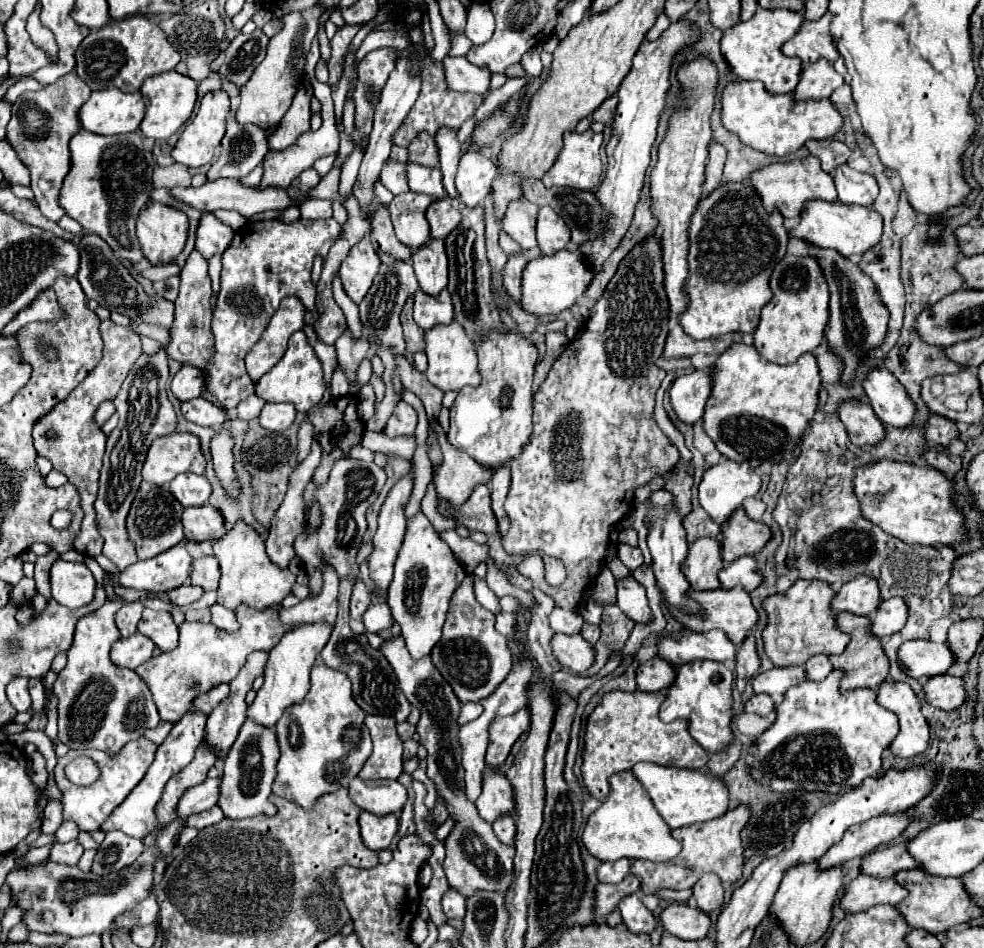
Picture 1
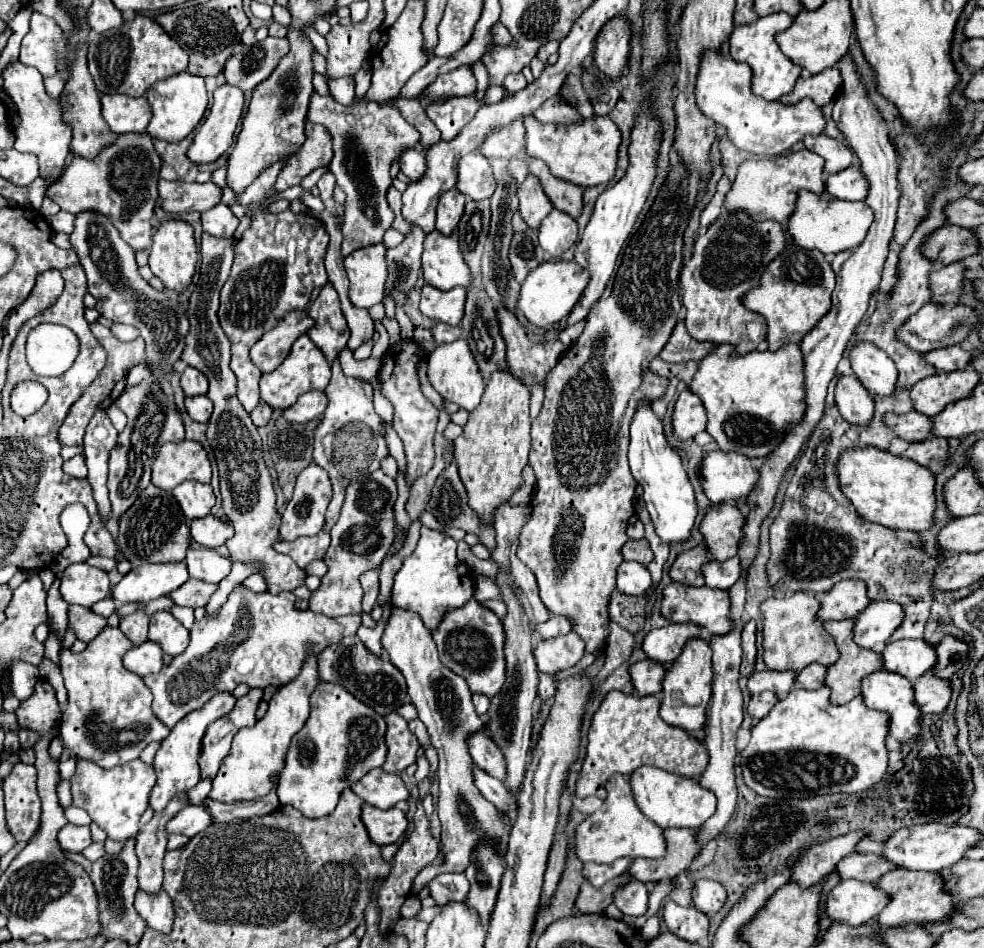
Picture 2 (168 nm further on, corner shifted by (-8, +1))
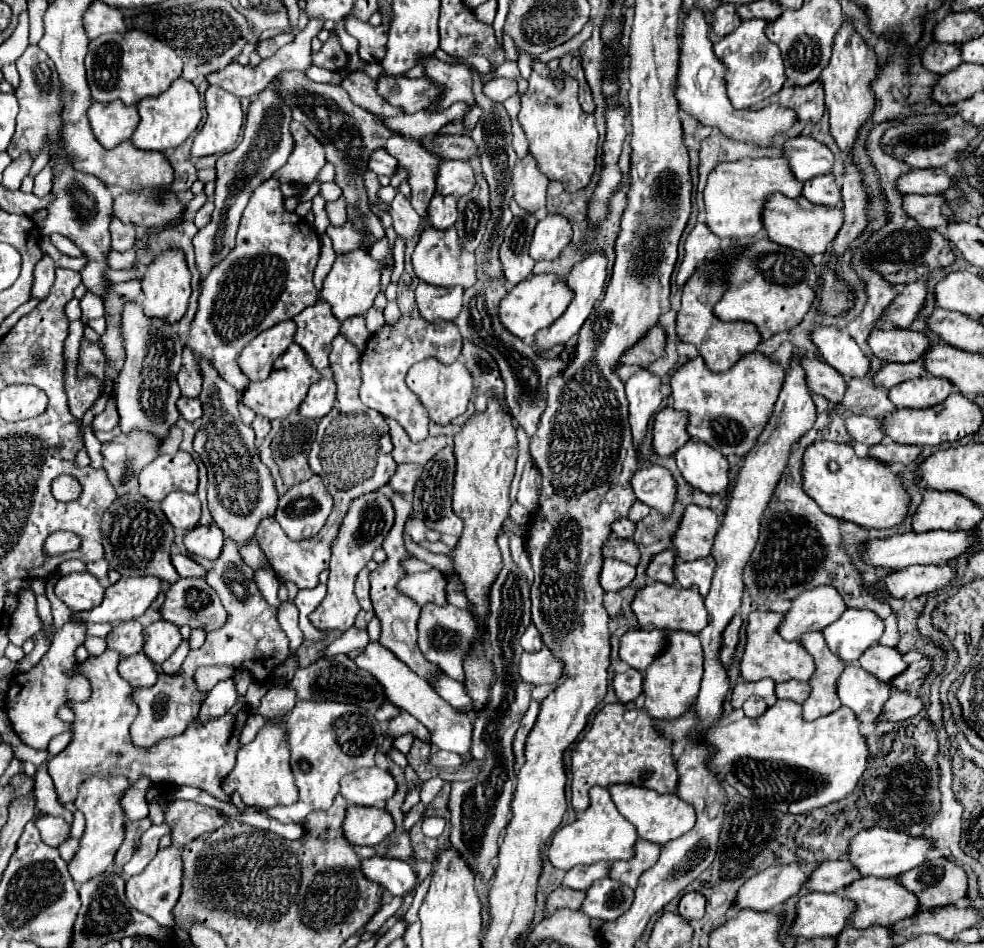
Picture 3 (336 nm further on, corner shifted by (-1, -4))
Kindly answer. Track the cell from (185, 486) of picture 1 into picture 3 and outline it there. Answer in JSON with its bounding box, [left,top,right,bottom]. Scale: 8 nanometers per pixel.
[161,491,201,531]

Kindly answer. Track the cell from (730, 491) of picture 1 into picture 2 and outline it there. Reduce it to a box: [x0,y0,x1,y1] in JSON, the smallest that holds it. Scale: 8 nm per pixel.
[702,450,758,506]

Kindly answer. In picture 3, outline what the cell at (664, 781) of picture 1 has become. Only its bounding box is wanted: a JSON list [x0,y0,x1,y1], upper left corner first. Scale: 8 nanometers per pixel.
[609,785,695,845]

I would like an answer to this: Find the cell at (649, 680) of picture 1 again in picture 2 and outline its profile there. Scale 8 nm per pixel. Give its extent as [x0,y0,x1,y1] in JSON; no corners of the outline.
[630,658,666,694]

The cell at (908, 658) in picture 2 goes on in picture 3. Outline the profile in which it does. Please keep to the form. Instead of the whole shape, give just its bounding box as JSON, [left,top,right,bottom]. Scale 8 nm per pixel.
[859,645,907,681]

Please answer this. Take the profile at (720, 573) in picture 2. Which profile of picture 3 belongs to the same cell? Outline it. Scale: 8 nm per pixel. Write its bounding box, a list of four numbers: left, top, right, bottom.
[673,557,715,597]

